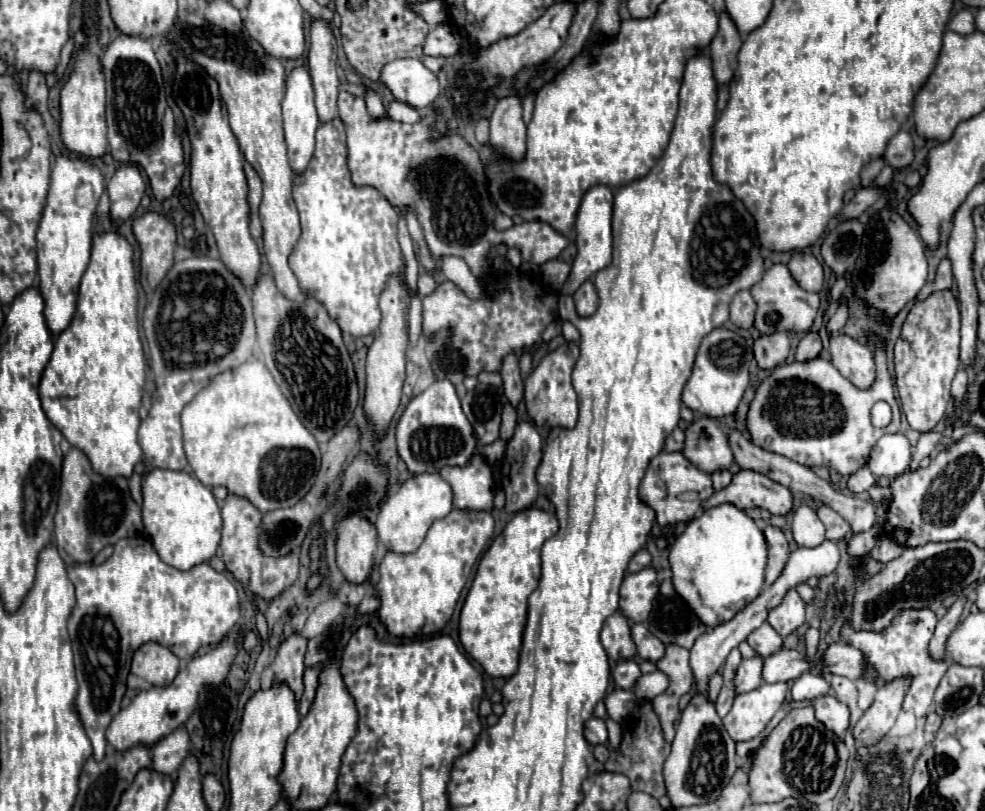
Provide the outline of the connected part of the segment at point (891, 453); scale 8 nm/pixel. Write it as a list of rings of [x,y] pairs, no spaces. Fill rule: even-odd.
[[[892,433],[880,437],[880,441],[874,445],[868,467],[876,477],[888,477],[896,479],[898,475],[906,473],[912,461],[912,445],[906,435]]]

